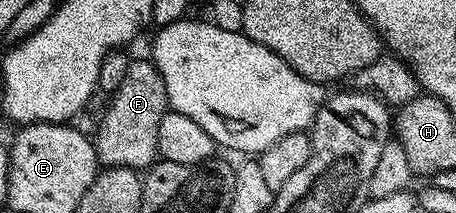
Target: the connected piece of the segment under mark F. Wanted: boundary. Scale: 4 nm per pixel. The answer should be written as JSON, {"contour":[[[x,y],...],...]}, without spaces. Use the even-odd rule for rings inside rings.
{"contour":[[[134,59],[125,72],[123,82],[112,89],[113,101],[101,120],[95,135],[98,161],[105,168],[145,170],[158,159],[159,122],[167,111],[165,83],[152,59]]]}

